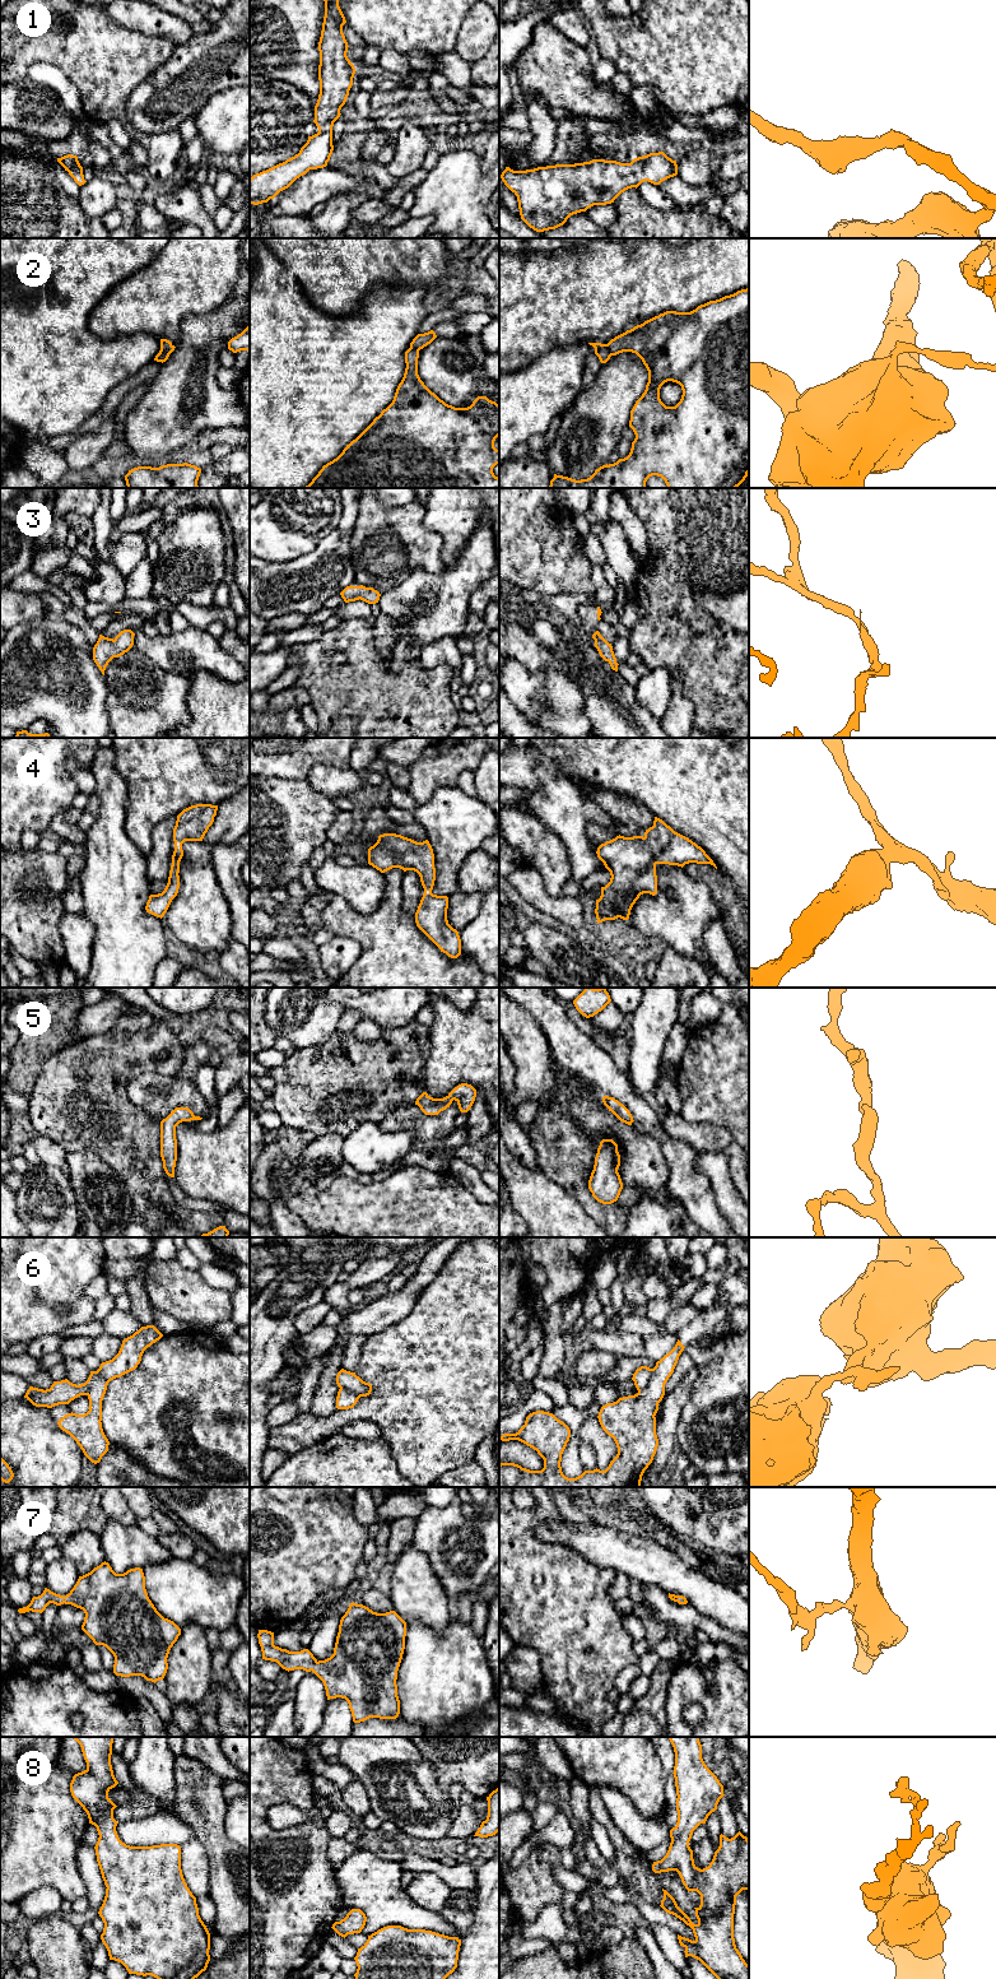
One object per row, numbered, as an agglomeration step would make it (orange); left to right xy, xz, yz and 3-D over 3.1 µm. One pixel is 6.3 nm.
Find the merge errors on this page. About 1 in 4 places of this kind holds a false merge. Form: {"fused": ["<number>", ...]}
{"fused": ["2", "6"]}

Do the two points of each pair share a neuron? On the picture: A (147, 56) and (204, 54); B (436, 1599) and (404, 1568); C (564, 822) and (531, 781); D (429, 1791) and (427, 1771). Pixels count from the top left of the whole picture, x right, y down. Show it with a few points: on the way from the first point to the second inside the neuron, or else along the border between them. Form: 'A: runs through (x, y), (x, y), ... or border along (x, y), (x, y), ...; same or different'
A: runs through (161, 56), (190, 56); same
B: runs through (428, 1592), (412, 1575); same
C: runs through (564, 809), (552, 797), (544, 783); same
D: runs through (429, 1785), (427, 1777); same

